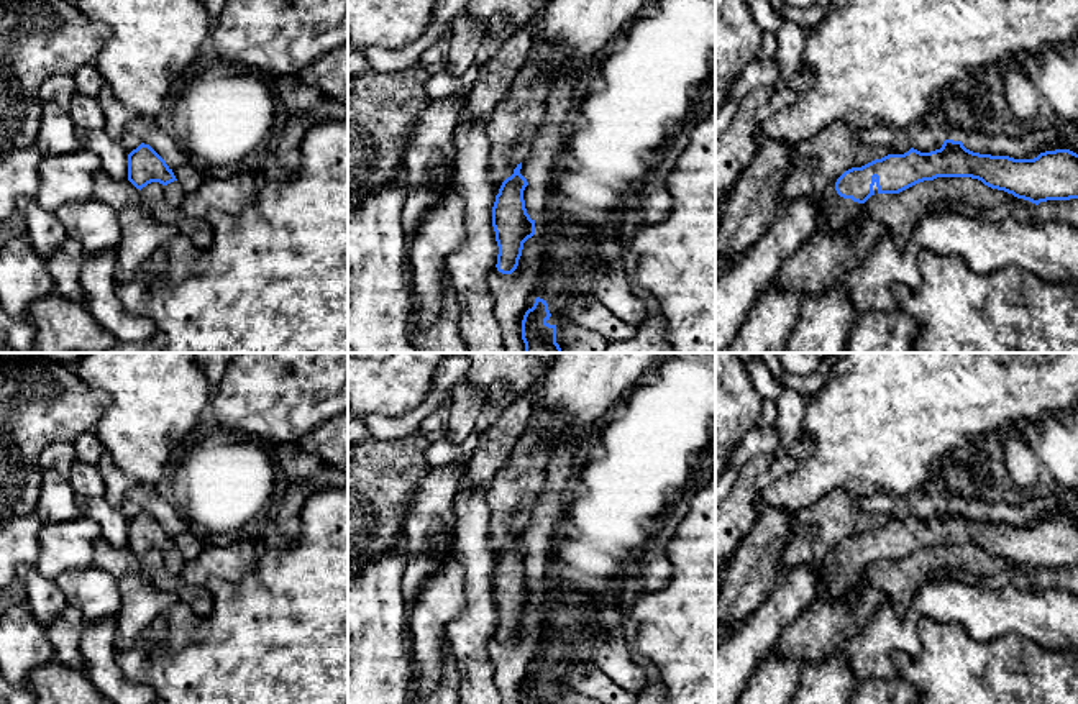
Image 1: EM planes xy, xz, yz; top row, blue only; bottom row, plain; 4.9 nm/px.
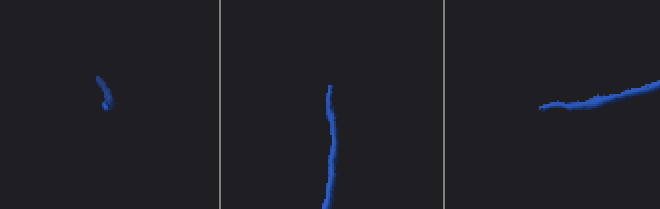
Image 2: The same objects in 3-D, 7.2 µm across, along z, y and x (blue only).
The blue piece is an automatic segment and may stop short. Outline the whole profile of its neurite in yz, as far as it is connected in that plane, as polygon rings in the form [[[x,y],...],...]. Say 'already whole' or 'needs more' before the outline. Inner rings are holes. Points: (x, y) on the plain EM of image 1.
needs more | [[[945,507],[940,517],[888,522],[845,538],[822,556],[819,599],[840,599],[875,561],[899,561],[937,545],[971,545],[1035,573],[1078,566],[1078,522],[1070,517],[1040,520],[1034,527],[980,522],[962,509]]]

